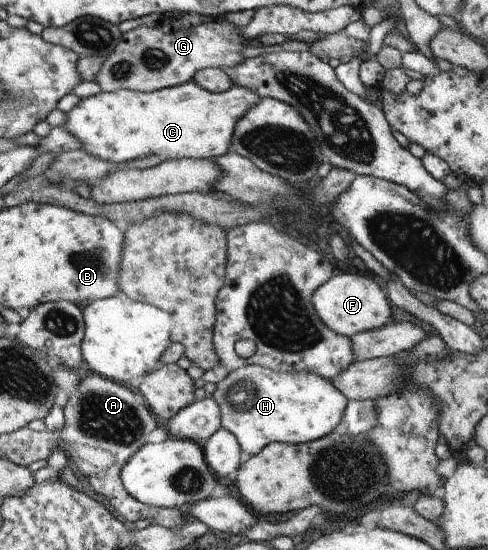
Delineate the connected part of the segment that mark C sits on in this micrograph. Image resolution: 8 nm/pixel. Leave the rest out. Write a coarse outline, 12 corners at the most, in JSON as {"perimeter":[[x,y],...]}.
{"perimeter":[[195,81],[80,99],[61,127],[114,166],[229,152],[261,99]]}

